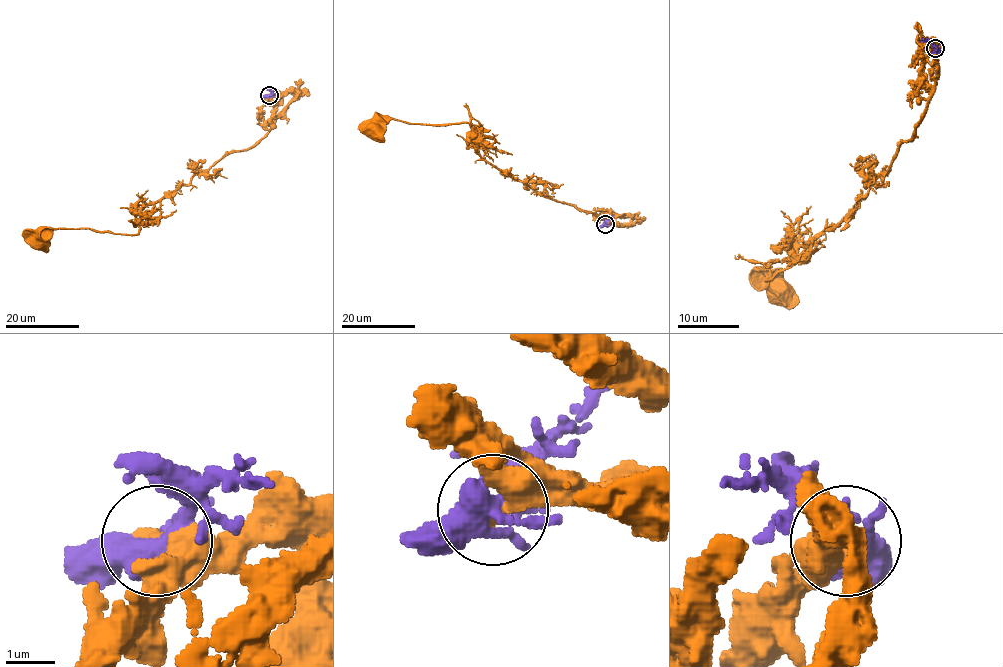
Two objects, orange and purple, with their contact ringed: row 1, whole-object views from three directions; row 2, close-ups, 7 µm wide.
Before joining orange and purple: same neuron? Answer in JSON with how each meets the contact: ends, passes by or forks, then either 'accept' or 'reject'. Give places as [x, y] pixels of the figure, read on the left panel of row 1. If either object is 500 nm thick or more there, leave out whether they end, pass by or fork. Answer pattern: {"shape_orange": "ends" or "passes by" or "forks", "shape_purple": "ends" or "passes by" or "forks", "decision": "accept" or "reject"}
{"decision": "reject"}

